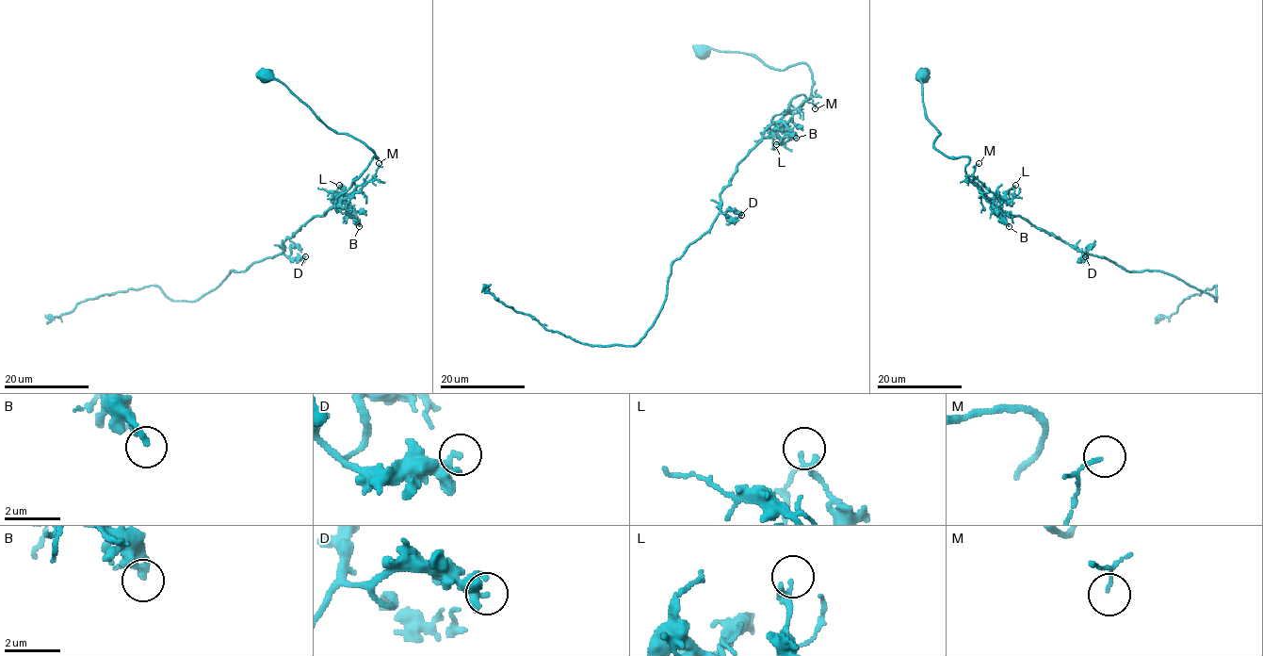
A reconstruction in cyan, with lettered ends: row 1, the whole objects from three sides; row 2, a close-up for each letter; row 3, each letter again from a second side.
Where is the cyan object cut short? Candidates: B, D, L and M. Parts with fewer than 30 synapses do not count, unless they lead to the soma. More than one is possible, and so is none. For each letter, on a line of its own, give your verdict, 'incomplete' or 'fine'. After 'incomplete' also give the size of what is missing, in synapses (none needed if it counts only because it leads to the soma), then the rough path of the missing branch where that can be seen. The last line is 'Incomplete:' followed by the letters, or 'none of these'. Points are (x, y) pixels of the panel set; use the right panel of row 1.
B: fine
D: fine
L: fine
M: fine
Incomplete: none of these

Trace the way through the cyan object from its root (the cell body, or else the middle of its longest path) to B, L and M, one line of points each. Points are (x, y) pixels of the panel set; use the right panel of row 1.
B: (922, 74), (925, 116), (941, 134), (933, 145), (949, 157), (969, 159), (966, 175), (1009, 226)
L: (922, 74), (925, 116), (941, 134), (933, 145), (966, 155), (966, 175), (994, 204), (1011, 201), (1015, 185)
M: (922, 74), (925, 116), (941, 134), (933, 145), (966, 155), (966, 175), (994, 204), (971, 180), (979, 163)

